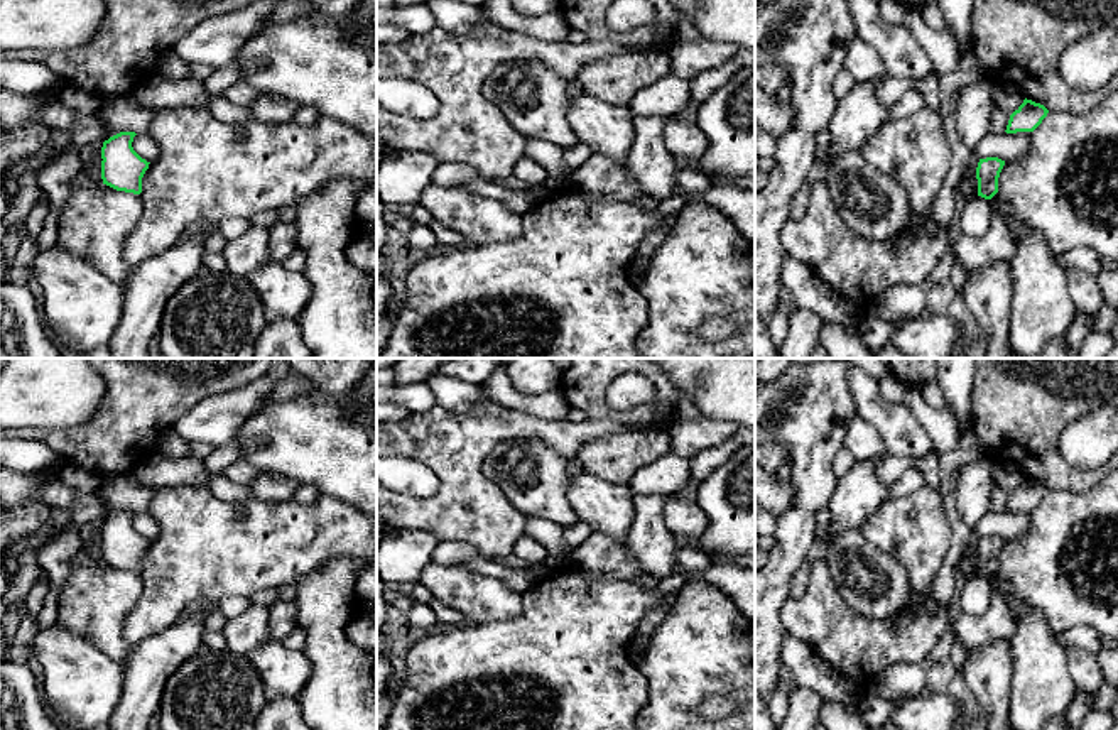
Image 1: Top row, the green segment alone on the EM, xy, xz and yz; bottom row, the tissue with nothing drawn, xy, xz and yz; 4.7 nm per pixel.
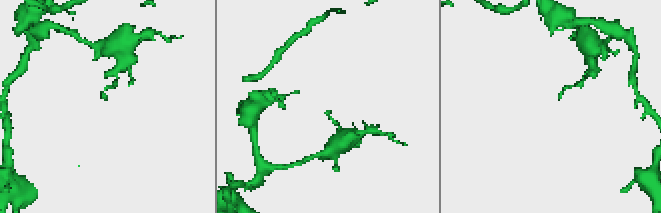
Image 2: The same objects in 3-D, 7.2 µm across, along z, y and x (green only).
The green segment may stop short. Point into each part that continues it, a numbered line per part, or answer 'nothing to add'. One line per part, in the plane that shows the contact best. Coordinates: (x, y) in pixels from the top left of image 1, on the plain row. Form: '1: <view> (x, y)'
nothing to add

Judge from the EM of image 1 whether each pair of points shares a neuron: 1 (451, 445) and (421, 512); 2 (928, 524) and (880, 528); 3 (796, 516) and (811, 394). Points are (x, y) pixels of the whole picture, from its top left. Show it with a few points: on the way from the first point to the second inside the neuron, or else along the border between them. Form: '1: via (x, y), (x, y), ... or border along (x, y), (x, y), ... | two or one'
1: via (450, 463), (450, 489), (439, 499) | one
2: via (916, 526), (892, 528) | one
3: via (811, 485), (811, 424) | one

